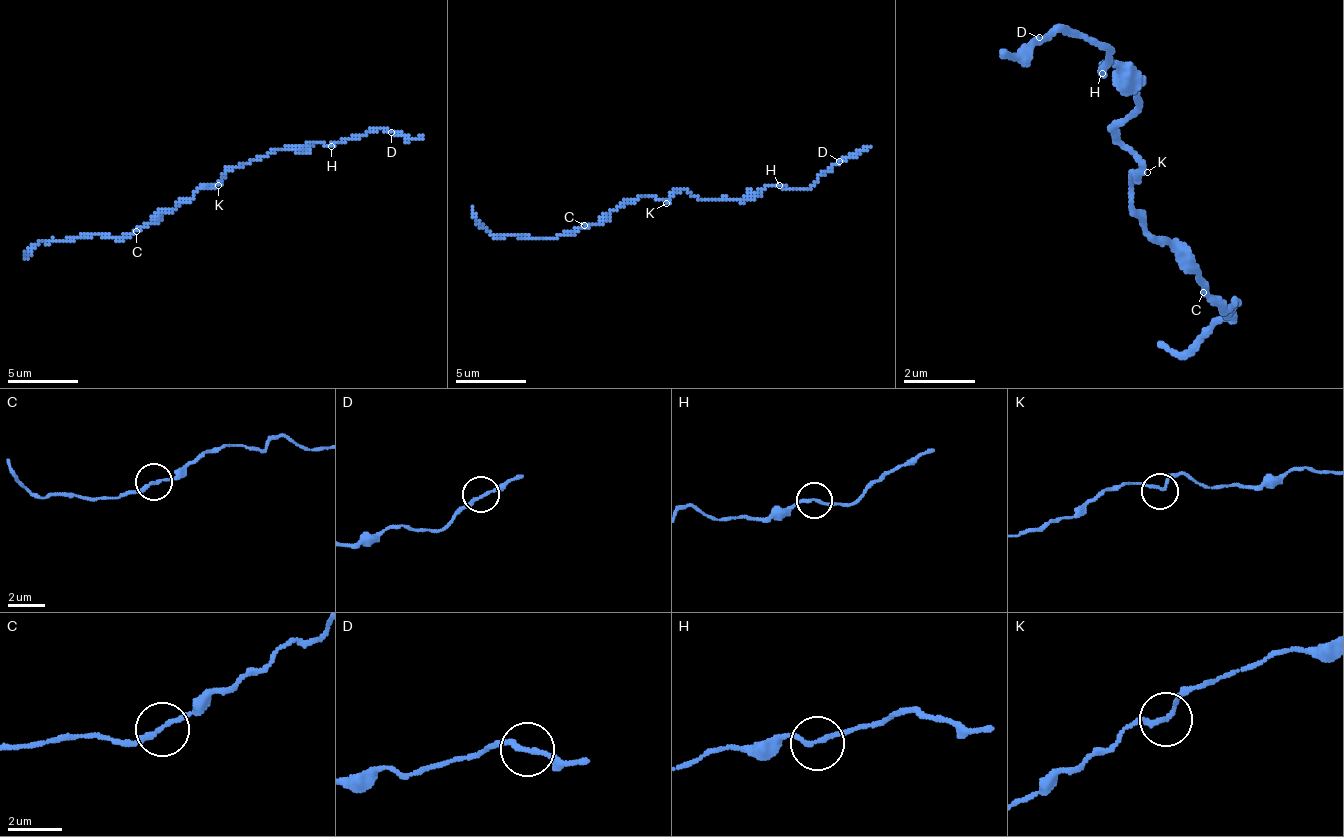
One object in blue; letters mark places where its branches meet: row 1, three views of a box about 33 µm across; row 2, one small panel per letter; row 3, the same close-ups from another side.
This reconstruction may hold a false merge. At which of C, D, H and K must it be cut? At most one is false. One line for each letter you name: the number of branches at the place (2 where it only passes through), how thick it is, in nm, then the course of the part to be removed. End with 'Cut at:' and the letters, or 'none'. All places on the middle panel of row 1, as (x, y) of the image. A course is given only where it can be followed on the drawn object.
Cut at: none

